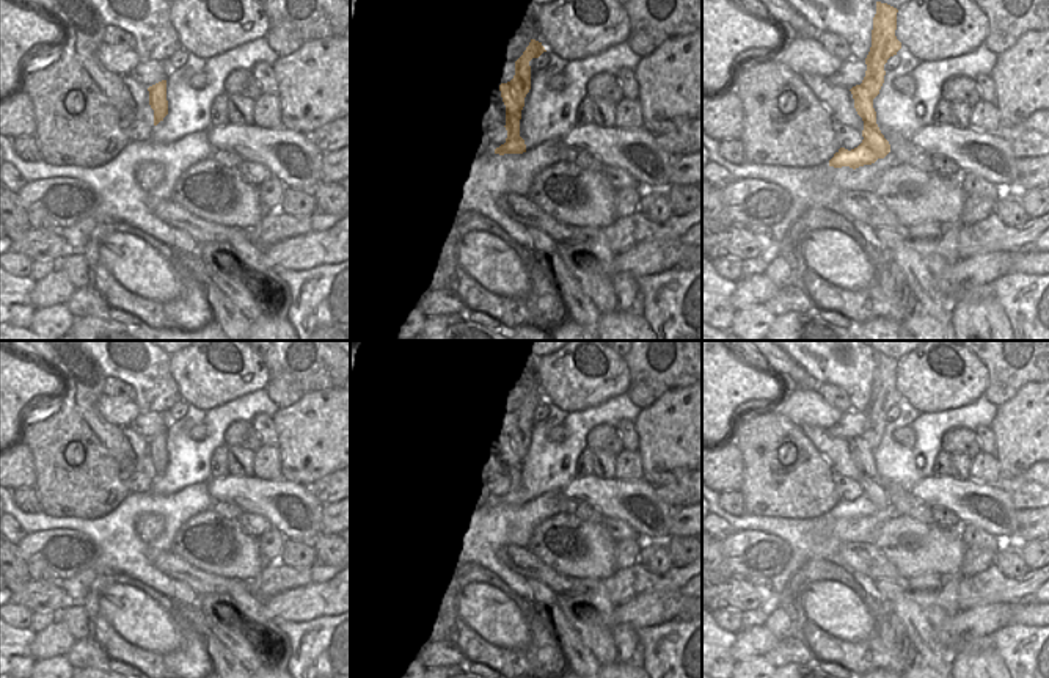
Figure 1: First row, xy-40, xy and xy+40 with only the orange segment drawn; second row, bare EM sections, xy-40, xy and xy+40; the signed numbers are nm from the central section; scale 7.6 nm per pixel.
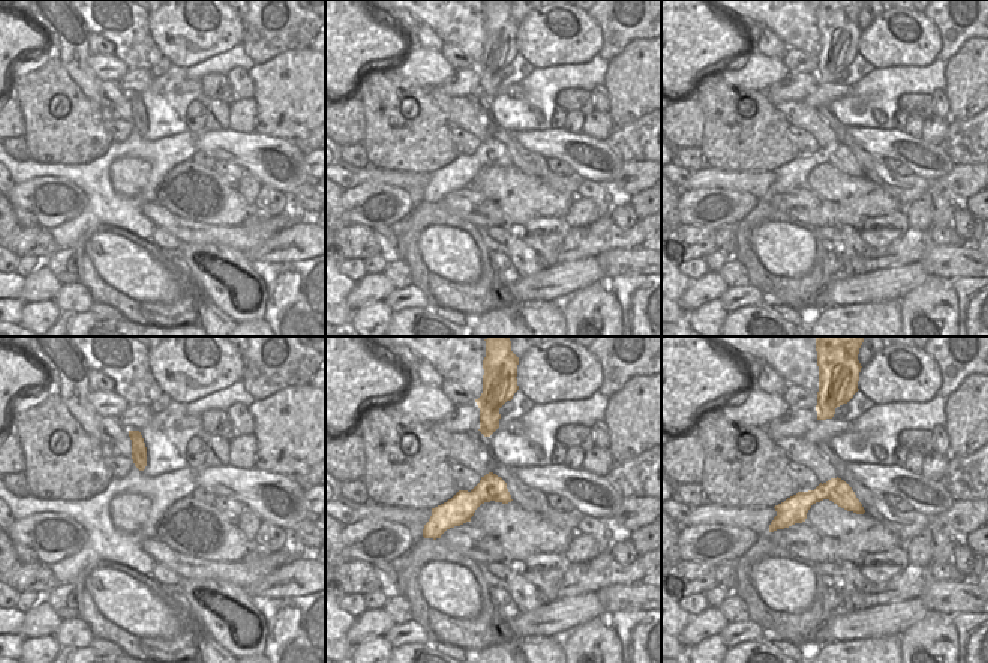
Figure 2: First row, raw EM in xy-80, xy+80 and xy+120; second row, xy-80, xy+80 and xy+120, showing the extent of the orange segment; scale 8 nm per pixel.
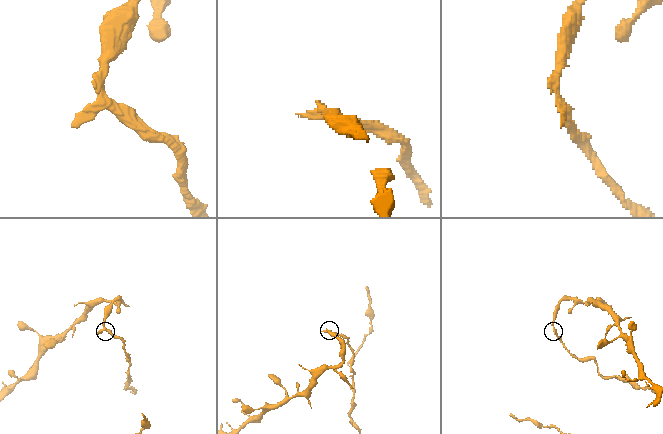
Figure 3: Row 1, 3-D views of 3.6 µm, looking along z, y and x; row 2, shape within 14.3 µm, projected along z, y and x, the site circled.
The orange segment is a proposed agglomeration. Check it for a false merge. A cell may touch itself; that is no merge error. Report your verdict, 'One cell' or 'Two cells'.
Two cells

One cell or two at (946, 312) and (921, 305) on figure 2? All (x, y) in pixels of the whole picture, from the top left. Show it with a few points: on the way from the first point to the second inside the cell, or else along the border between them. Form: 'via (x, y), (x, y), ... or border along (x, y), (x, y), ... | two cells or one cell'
via (940, 312), (927, 311) | one cell

